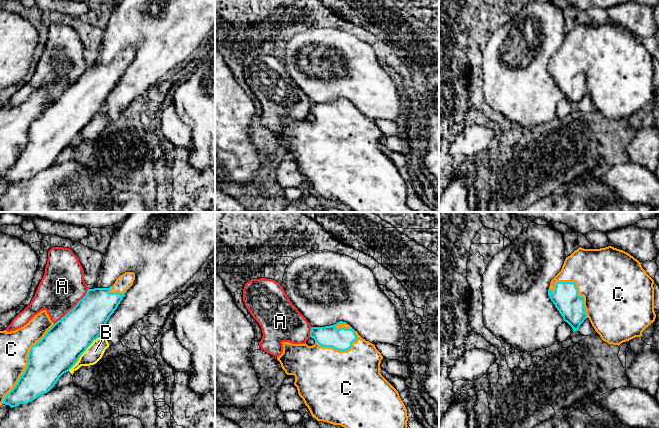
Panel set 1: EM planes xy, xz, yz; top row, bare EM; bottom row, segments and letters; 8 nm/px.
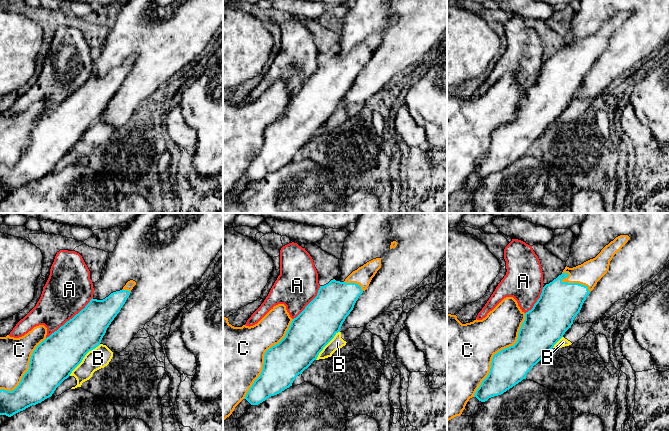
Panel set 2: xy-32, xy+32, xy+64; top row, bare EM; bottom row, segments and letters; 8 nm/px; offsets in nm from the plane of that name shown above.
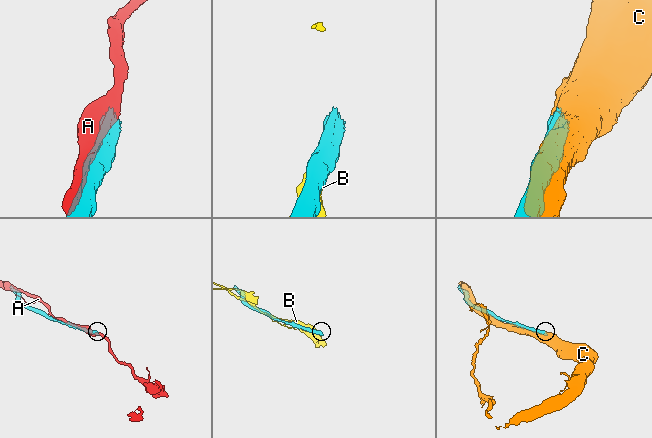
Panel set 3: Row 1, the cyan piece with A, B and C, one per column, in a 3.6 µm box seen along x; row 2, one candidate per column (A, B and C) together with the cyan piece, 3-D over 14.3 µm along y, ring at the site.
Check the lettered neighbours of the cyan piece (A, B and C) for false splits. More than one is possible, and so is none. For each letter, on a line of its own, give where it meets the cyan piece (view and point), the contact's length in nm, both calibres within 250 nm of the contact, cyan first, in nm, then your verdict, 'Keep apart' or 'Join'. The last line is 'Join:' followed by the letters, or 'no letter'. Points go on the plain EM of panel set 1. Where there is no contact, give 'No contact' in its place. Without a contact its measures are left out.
A: Touches cyan at xy (74, 83). Shared border 400 nm. Thickness 320 nm (cyan) against 360 nm. Keep apart
B: Touches cyan at xy (83, 128). Shared border 380 nm. Thickness 340 nm (cyan) against 140 nm. Keep apart
C: Touches cyan at xy (28, 139). Shared border 750 nm. Thickness 340 nm (cyan) against 240 nm. Join
Join: C

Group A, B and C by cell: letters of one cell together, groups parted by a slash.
A / B / C

